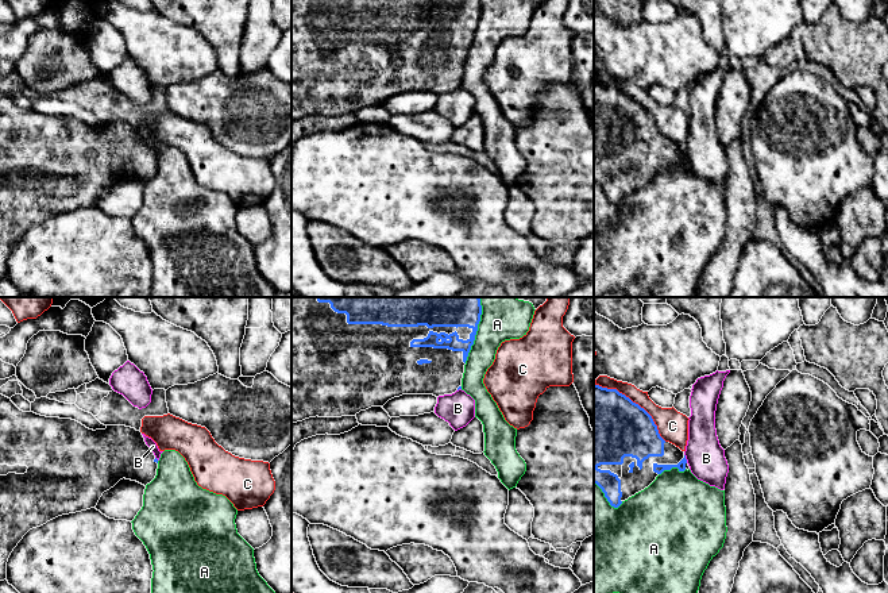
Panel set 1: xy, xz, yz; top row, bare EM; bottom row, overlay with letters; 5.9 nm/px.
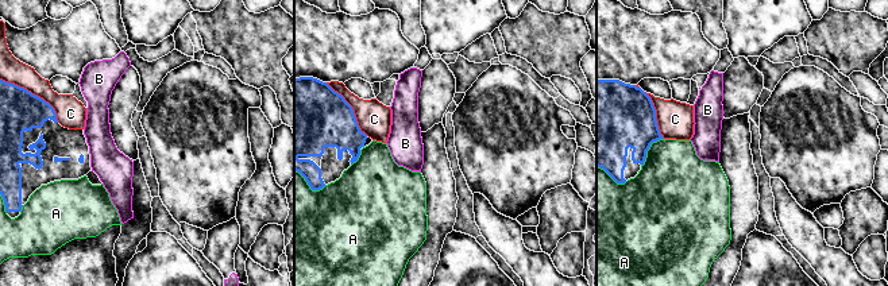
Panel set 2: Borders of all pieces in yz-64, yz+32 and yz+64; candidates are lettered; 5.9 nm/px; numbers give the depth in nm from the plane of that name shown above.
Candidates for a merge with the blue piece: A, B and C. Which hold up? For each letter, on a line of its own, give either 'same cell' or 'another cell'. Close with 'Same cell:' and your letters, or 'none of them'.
A: another cell
B: another cell
C: another cell
Same cell: none of them

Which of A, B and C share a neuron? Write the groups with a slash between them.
A / B / C

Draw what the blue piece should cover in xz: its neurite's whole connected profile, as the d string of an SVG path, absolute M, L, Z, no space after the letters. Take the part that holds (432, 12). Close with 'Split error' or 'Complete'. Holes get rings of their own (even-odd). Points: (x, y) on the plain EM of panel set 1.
M292 0L292 122L309 115L356 113L402 92L452 92L462 86L464 62L480 19L480 0Z. Split error

